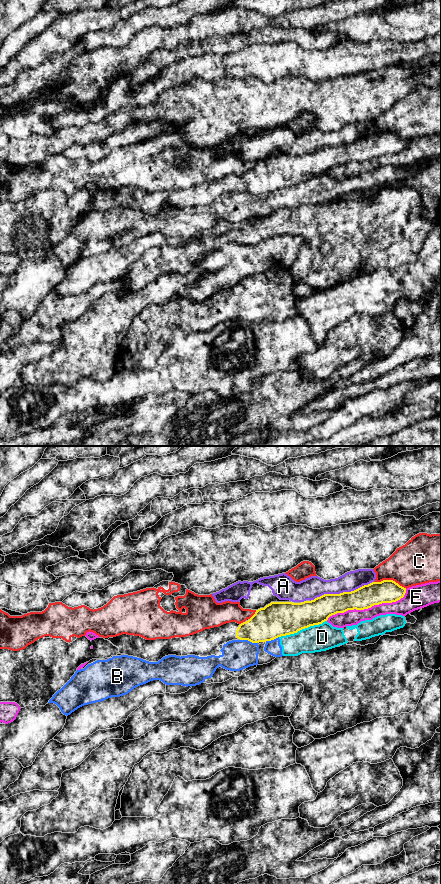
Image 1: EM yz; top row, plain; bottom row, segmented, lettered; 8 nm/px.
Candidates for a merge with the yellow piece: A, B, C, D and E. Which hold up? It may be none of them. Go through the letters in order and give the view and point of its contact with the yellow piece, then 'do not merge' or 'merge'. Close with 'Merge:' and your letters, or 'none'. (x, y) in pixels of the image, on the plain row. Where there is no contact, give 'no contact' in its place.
A: yz (336, 146) | do not merge
B: yz (249, 192) | do not merge
C: yz (390, 132) | do not merge
D: yz (302, 180) | do not merge
E: yz (368, 159) | do not merge
Merge: none

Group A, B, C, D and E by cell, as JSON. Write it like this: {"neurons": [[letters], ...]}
{"neurons": [["A"], ["B", "D"], ["C"], ["E"]]}

